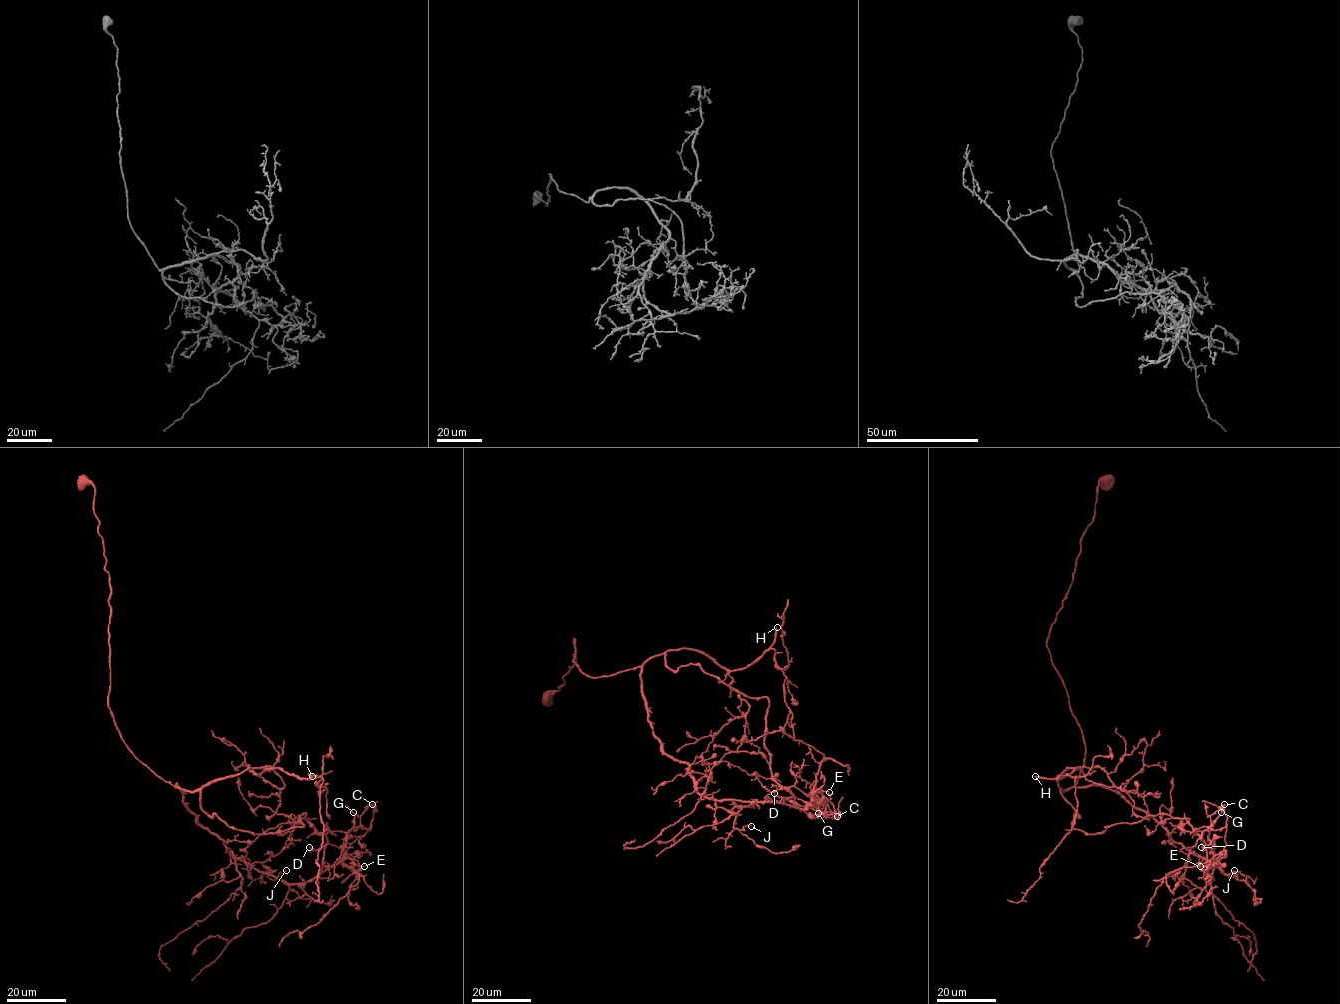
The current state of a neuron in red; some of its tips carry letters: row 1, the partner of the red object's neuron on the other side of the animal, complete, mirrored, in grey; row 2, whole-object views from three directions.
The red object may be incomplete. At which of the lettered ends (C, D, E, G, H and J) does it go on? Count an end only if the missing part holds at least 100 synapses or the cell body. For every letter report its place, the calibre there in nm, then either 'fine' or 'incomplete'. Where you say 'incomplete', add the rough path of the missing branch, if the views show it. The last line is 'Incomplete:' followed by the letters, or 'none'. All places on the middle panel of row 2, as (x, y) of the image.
C: (837, 816) | 190 nm | fine
D: (774, 793) | 150 nm | fine
E: (829, 792) | 150 nm | fine
G: (818, 813) | 130 nm | fine
H: (777, 627) | 180 nm | incomplete | (777, 627), (780, 595), (789, 578), (780, 575), (795, 545), (786, 532), (786, 517), (772, 509), (782, 508)
J: (751, 826) | 140 nm | fine
Incomplete: H

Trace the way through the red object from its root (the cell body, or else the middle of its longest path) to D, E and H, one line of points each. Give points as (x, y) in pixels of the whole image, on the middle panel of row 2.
D: (547, 697), (574, 665), (574, 639), (585, 675), (641, 668), (648, 721), (700, 794), (789, 798), (774, 793)
E: (547, 697), (574, 665), (574, 639), (585, 675), (641, 668), (648, 721), (700, 794), (798, 807), (829, 792)
H: (547, 697), (574, 665), (574, 639), (573, 661), (592, 677), (682, 648), (734, 671), (772, 645), (777, 627)

